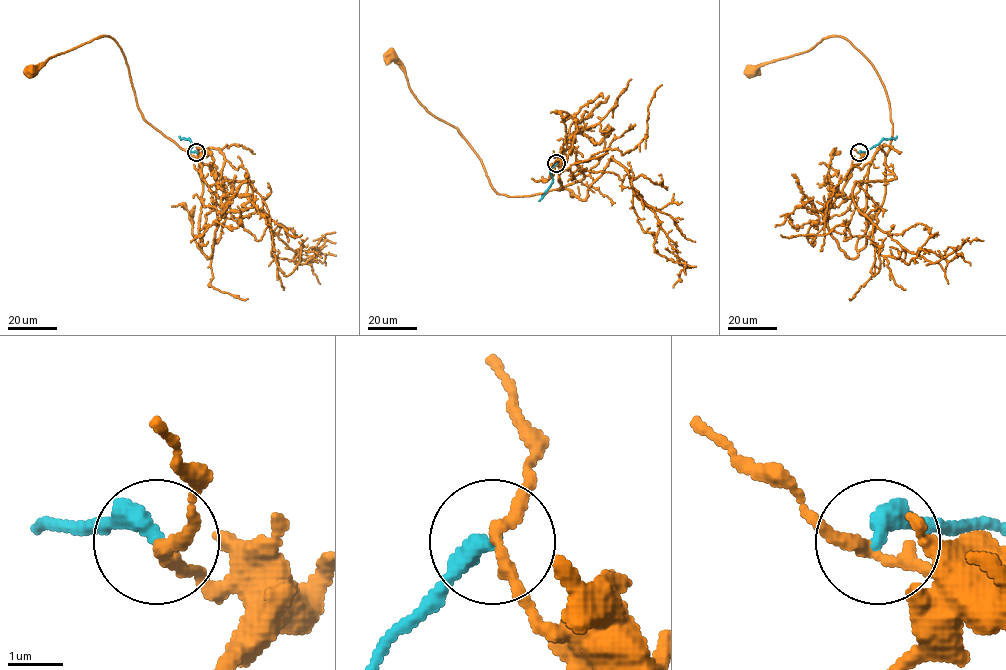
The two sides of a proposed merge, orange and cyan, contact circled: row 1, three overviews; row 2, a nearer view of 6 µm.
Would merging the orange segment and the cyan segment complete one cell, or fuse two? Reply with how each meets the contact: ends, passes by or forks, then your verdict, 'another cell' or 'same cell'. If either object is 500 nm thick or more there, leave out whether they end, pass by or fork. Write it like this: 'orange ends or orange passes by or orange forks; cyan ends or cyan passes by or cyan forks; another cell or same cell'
orange passes by; cyan ends; another cell

